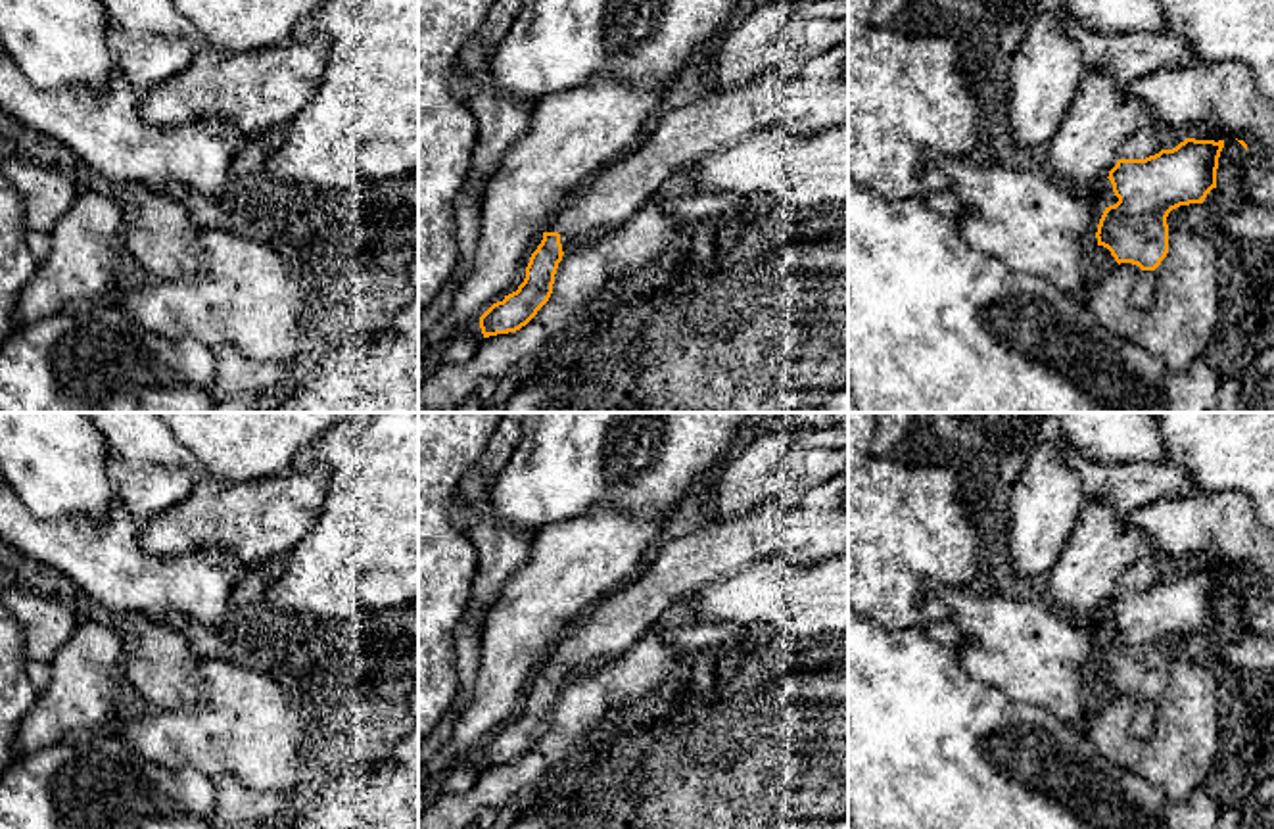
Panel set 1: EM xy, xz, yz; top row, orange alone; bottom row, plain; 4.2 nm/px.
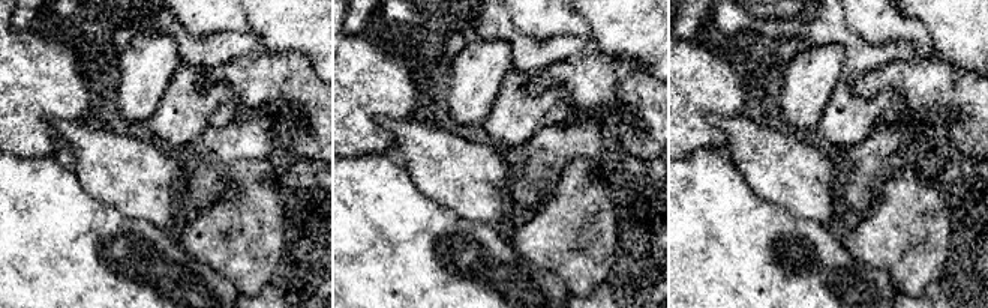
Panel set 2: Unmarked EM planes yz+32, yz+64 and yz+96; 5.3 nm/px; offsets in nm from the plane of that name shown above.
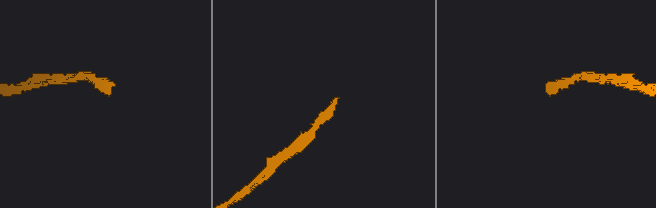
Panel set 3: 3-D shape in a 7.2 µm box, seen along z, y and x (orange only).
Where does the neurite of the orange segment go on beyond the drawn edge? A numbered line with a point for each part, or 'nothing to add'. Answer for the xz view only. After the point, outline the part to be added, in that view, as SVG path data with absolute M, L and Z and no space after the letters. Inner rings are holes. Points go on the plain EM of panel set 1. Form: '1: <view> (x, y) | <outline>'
1: xz (816, 528) | M848 466L823 486L804 493L790 509L764 505L744 516L729 522L710 522L668 541L637 581L624 583L576 622L551 649L545 662L558 662L562 677L570 674L591 674L618 660L677 599L695 593L712 581L729 578L744 566L769 557L814 564L846 551Z

